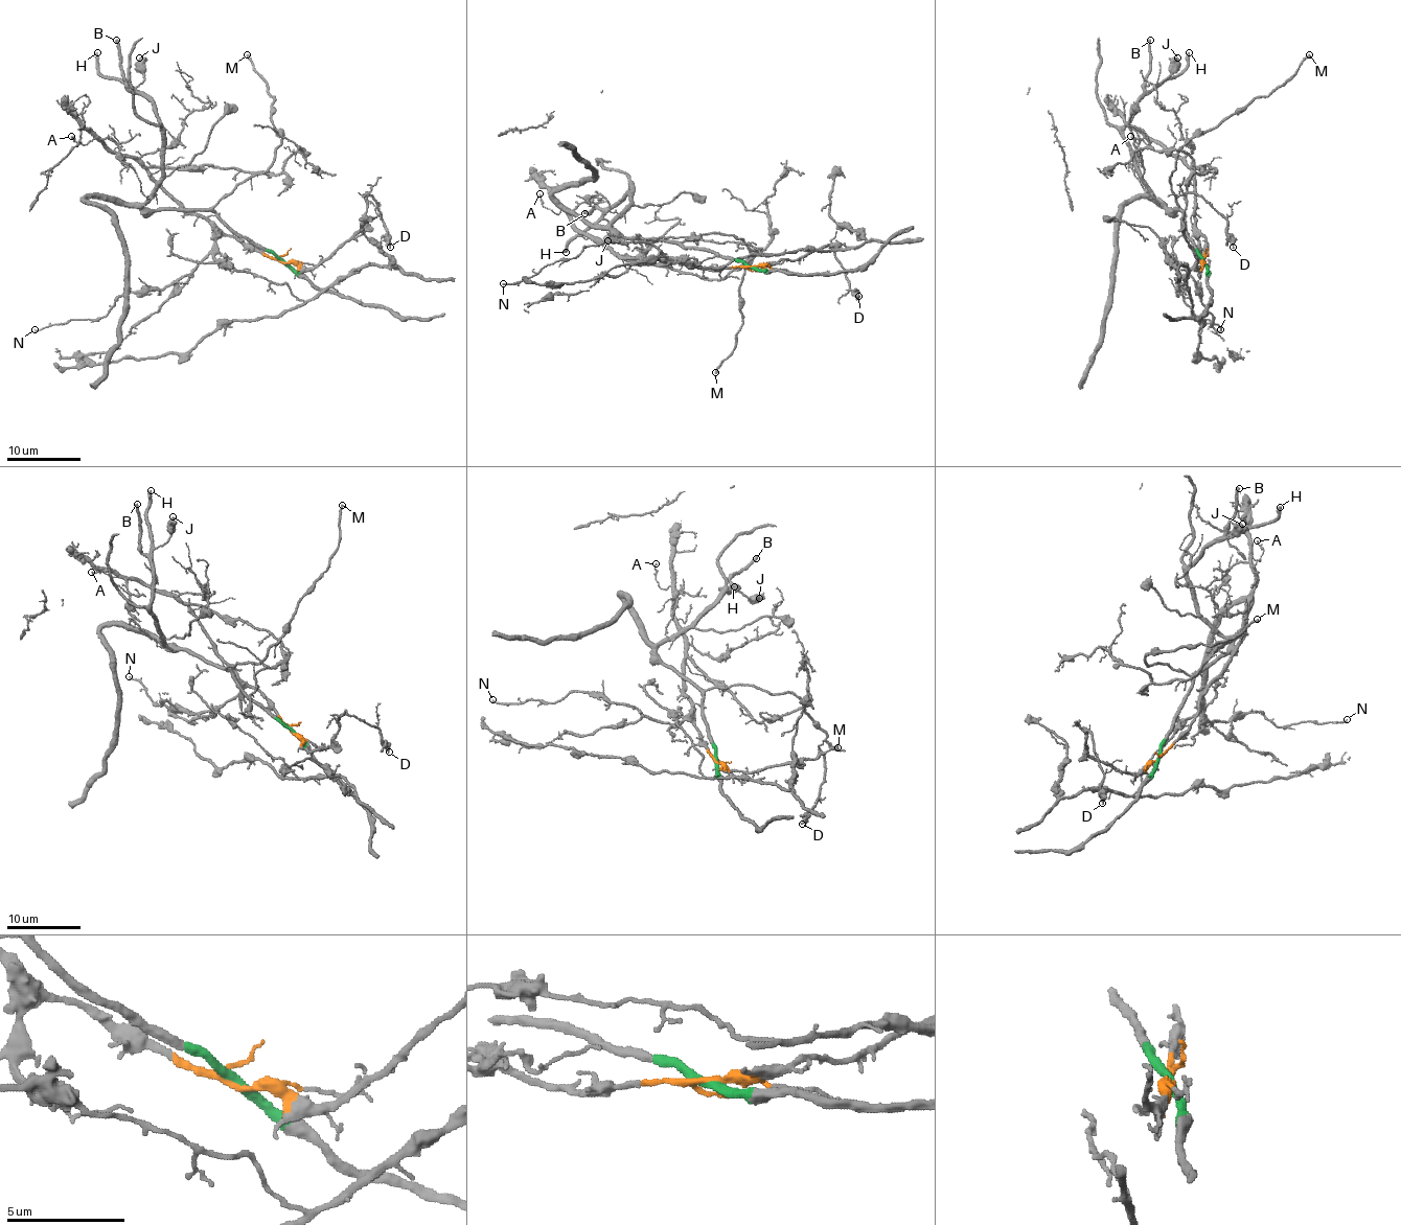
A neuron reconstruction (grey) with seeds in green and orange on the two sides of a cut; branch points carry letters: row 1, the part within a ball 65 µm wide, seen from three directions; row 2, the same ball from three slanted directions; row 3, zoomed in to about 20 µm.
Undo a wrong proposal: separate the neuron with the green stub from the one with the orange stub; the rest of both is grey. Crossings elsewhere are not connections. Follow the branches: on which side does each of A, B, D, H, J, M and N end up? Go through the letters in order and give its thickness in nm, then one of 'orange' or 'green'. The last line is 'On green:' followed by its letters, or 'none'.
A: calibre 120 nm; orange
B: calibre 320 nm; green
D: calibre 360 nm; orange
H: calibre 340 nm; green
J: calibre 650 nm; green
M: calibre 240 nm; green
N: calibre 140 nm; orange
On green: B, H, J, M

